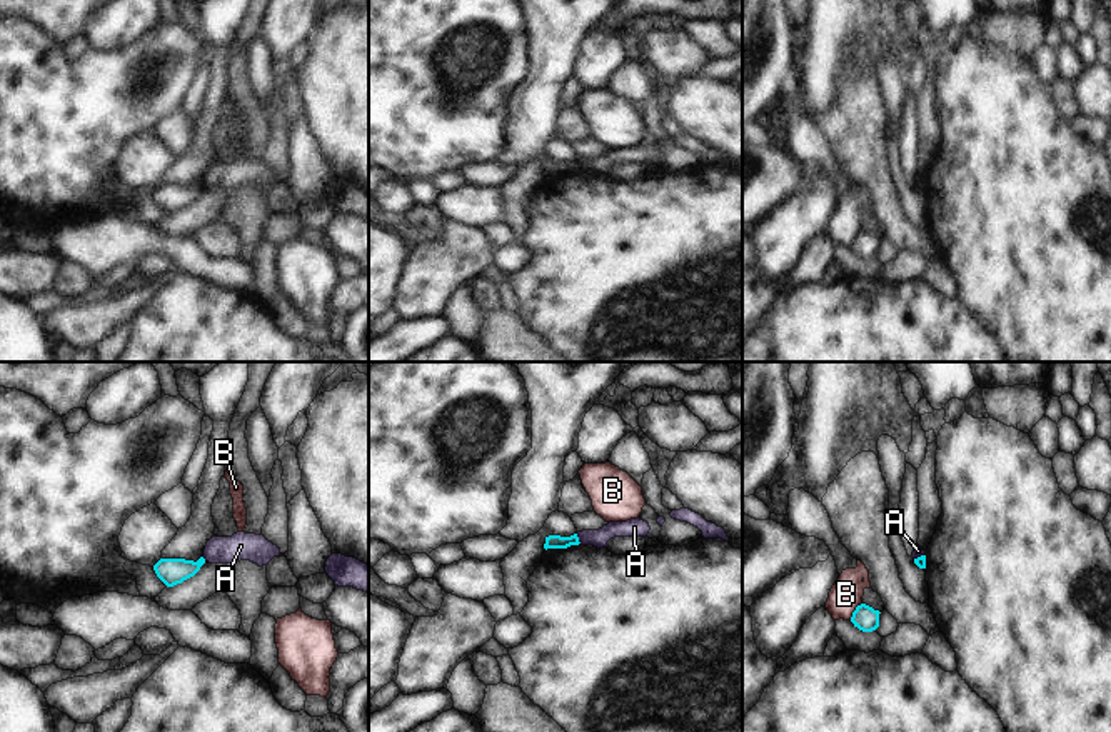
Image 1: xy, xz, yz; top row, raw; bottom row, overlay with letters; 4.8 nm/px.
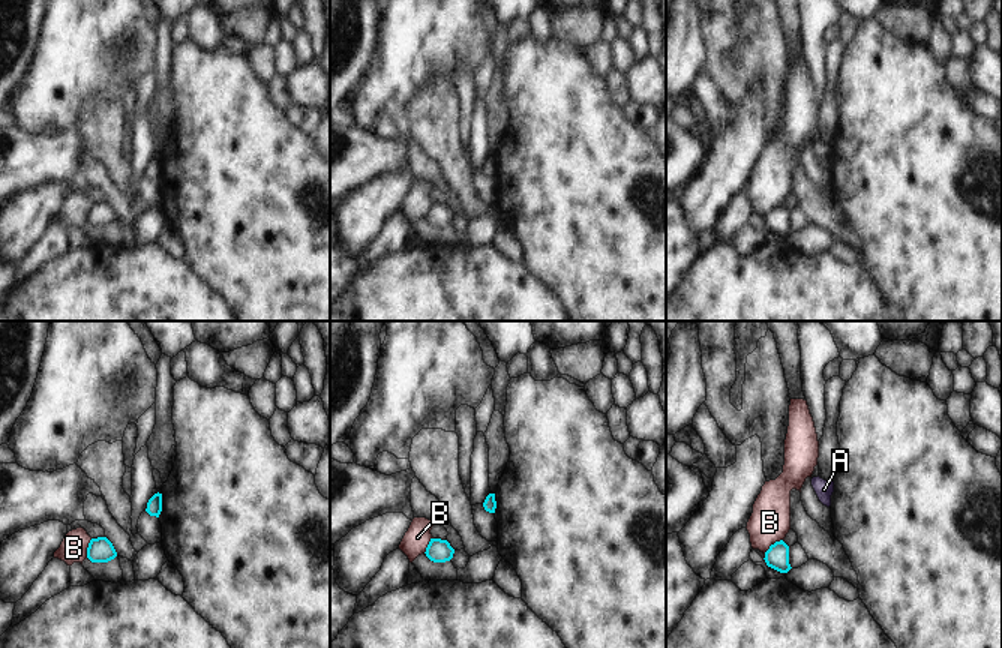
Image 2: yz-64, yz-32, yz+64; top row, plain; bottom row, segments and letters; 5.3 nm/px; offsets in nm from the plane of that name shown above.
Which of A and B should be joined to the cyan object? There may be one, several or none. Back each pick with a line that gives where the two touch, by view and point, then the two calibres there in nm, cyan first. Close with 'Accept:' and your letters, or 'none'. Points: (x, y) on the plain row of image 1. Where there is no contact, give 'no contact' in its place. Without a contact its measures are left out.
Accept: none

